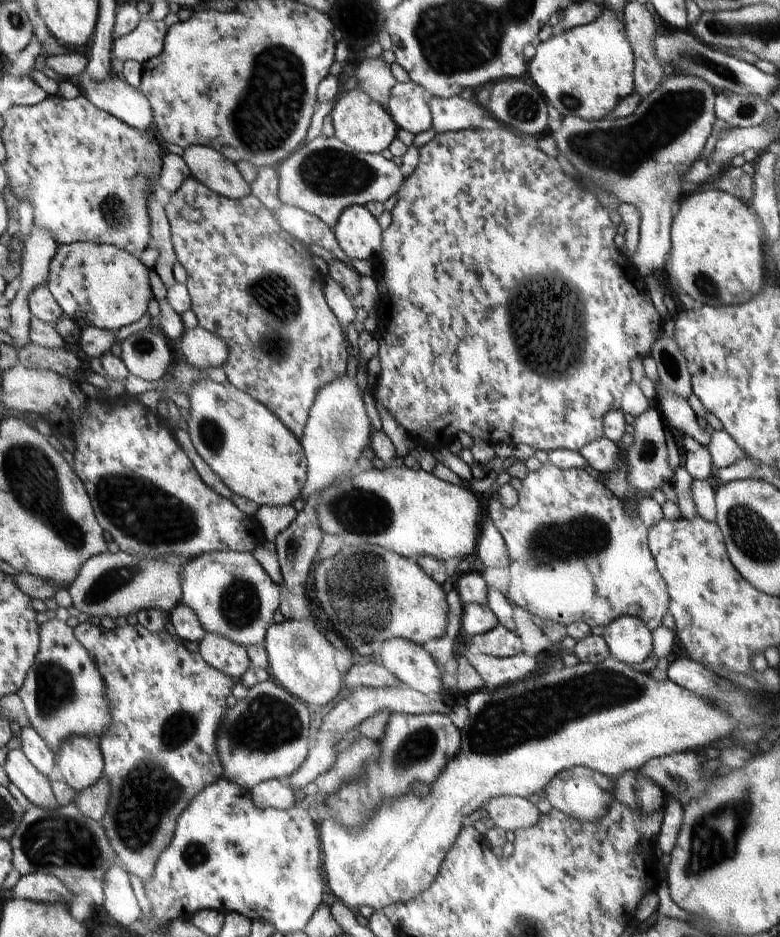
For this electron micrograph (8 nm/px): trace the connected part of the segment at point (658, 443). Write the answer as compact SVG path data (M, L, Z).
M651 403L649 409L635 418L634 444L625 448L630 465L628 482L638 488L640 495L652 496L654 490L661 490L664 484L669 484L674 489L675 472L669 465L667 444L665 443L666 428L664 418L655 403Z

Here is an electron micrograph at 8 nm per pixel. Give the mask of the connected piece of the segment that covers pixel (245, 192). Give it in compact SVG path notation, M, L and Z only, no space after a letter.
M188 146L182 156L191 177L202 182L209 190L240 200L251 195L251 186L246 183L234 162L227 160L218 150L208 146Z

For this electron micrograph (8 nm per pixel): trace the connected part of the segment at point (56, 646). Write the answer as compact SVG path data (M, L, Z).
M60 619L42 623L39 626L39 637L38 654L24 679L22 688L17 692L23 702L30 726L42 736L42 740L50 746L54 754L58 752L60 742L70 736L86 736L86 738L96 736L100 740L112 722L110 722L110 710L104 700L106 686L102 682L102 674L96 668L96 662L86 652L86 648L82 648L82 644L76 640L73 629Z

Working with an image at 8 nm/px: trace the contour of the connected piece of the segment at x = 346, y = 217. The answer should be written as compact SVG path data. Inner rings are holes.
M363 205L346 208L340 215L333 234L338 246L350 260L375 260L382 251L382 228Z

